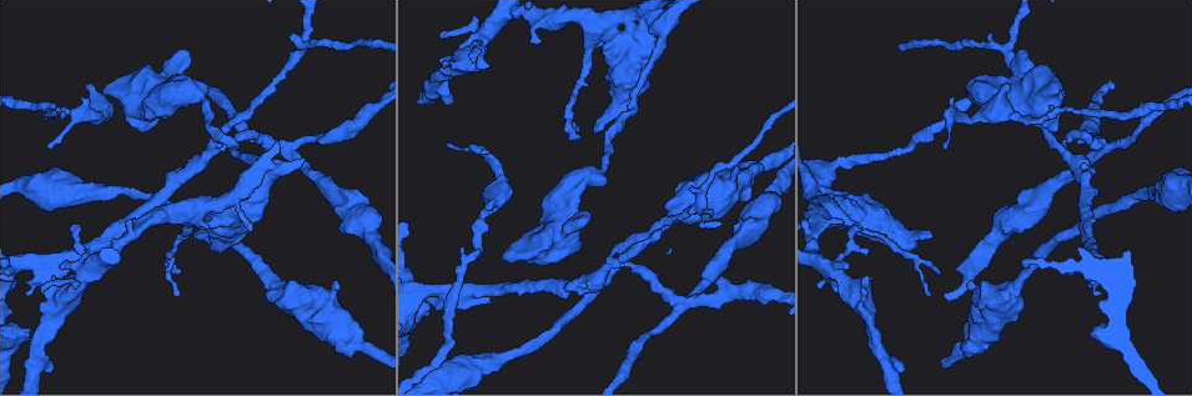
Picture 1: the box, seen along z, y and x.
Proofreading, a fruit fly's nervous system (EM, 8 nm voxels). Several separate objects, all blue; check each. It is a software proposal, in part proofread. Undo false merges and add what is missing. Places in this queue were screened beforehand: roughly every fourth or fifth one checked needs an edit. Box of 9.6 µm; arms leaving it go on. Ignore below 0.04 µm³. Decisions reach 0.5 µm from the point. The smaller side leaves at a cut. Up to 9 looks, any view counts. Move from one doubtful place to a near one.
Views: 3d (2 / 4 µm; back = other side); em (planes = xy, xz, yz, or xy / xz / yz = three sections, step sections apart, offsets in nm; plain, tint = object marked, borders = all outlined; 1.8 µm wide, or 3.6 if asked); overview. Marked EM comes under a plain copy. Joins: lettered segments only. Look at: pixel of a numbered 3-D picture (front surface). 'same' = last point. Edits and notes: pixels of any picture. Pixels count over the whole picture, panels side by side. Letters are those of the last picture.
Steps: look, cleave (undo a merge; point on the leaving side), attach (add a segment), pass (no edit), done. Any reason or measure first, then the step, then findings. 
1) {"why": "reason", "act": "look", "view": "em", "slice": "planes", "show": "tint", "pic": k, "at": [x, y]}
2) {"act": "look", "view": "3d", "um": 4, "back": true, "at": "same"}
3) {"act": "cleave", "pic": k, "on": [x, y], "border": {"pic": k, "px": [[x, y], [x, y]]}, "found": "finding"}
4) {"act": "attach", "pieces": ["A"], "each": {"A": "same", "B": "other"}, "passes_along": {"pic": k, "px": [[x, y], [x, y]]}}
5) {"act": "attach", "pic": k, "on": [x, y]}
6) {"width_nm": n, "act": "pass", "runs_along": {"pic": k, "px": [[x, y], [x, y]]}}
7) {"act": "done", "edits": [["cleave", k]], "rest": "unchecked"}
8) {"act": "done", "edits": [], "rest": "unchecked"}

{"why": "calibre changes", "act": "look", "view": "3d", "um": 4, "pic": 1, "at": [598, 23]}

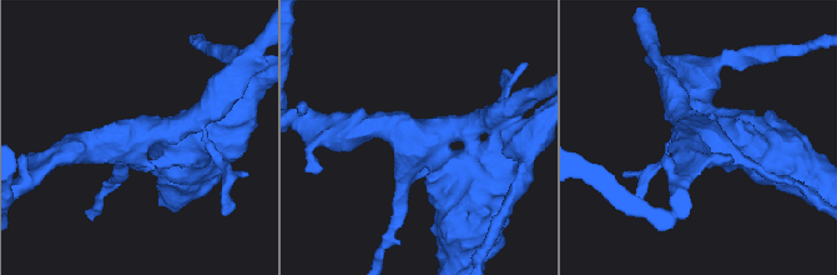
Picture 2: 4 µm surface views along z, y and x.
{"arms": 3, "arm_widths_nm": [200, 360, 600], "act": "look", "view": "em", "slice": "planes", "show": "borders", "pic": 2, "at": [138, 133]}

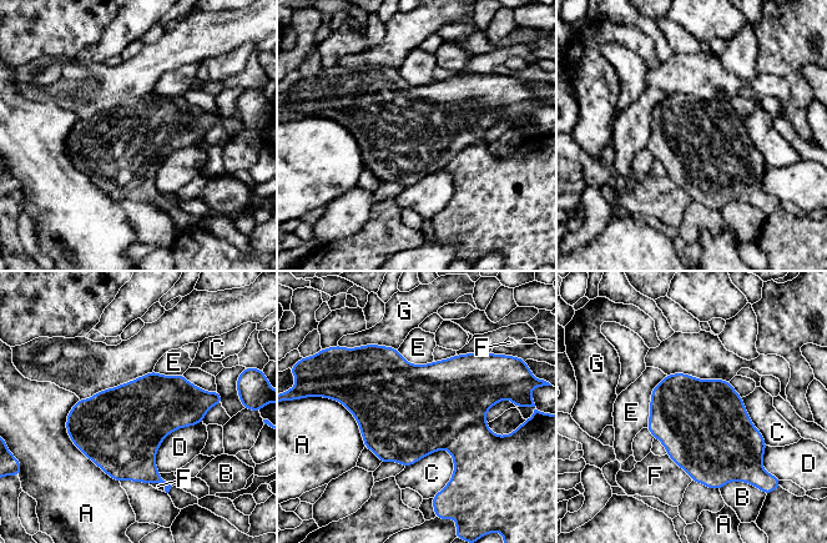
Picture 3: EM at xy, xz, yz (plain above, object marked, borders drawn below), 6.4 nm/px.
{"longest_contact_nm": ["A", 600], "act": "cleave", "pic": 3, "on": [434, 402], "each": {"A": "other", "B": "other", "C": "other", "D": "other", "E": "other", "F": "other", "G": "other"}, "found": "two cells meet here"}

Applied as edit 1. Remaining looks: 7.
{"act": "look", "view": "overview"}

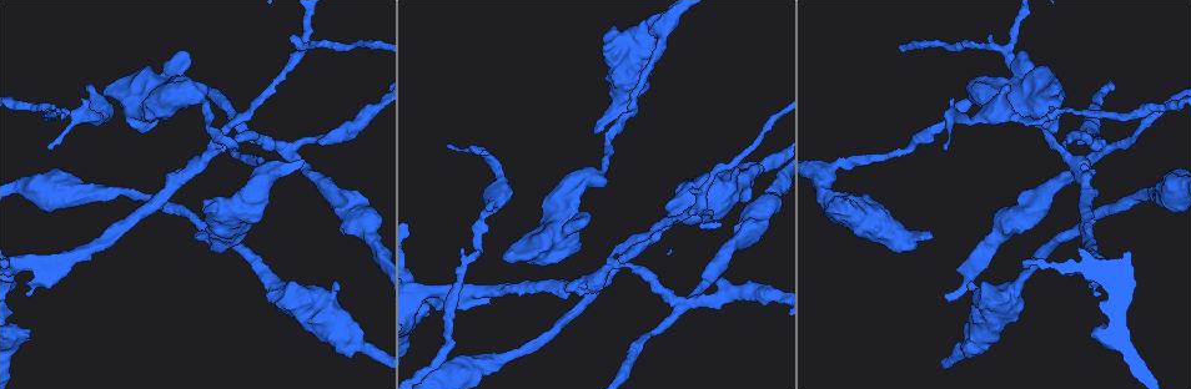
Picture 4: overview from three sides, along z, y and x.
{"why": "branch stops here", "act": "look", "view": "em", "slice": "xy", "step": 4, "show": "tint", "pic": 4, "at": [954, 99]}

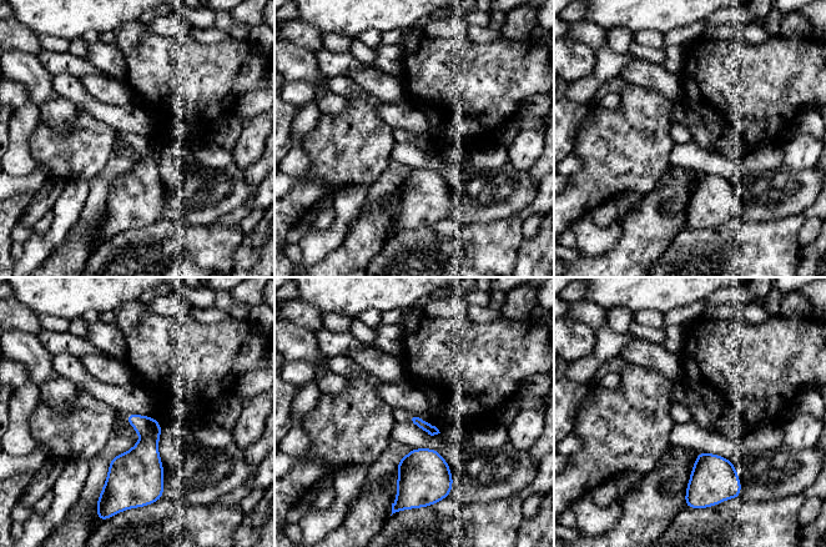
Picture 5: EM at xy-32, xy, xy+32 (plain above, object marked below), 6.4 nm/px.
{"why": "cut it another way", "act": "look", "view": "em", "slice": "yz", "step": 8, "show": "borders", "at": "same"}

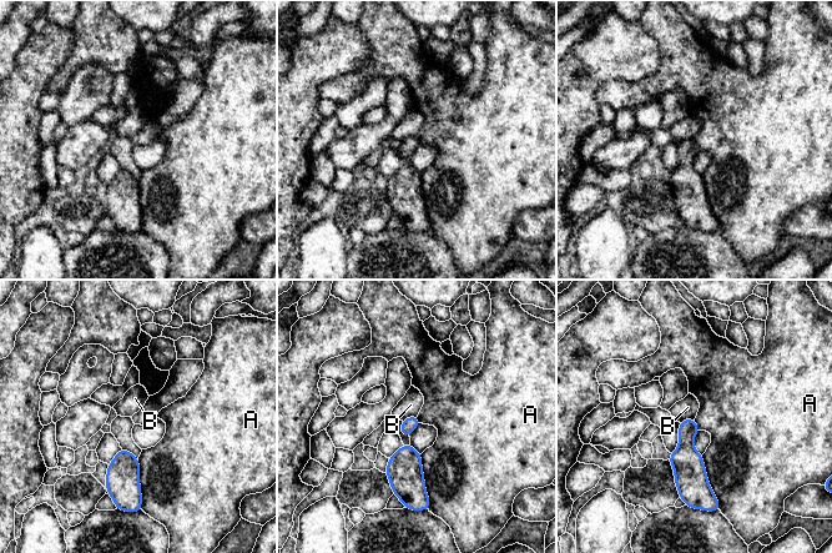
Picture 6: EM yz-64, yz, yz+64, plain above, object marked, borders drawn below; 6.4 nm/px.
{"act": "pass", "each": {"A": "other", "B": "other"}, "found": "no lettered segment goes on from it"}

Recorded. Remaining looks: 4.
{"act": "look", "view": "em", "slice": "planes", "show": "borders", "pic": 4, "at": [285, 150]}

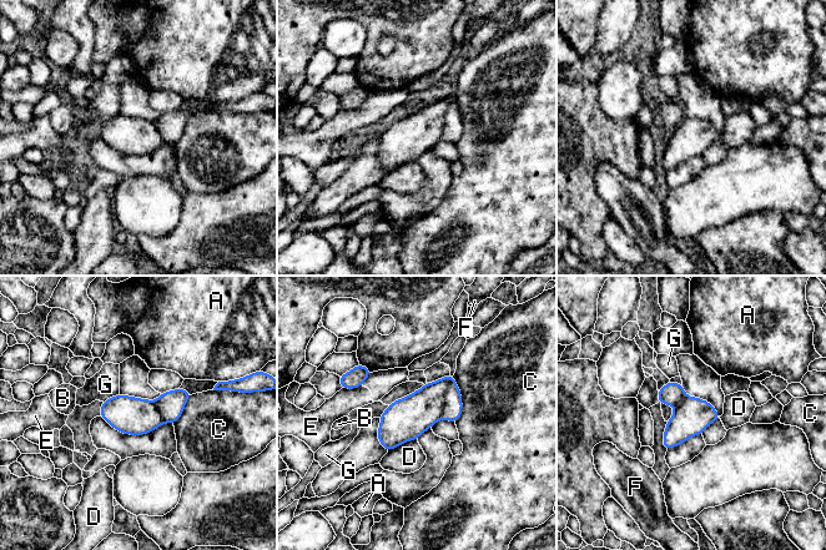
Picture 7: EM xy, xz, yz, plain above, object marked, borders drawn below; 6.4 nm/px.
{"width_nm": 240, "act": "cleave", "pic": 7, "on": [452, 408], "each": {"A": "other", "B": "other", "C": "other", "D": "other", "E": "other", "F": "other", "G": "other"}, "border": {"pic": 7, "px": [[454, 379], [446, 390], [439, 418]]}, "found": "two cells meet here"}

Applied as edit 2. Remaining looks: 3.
{"act": "done", "edits": [["cleave", 3], ["cleave", 7]], "rest": "unchecked"}

